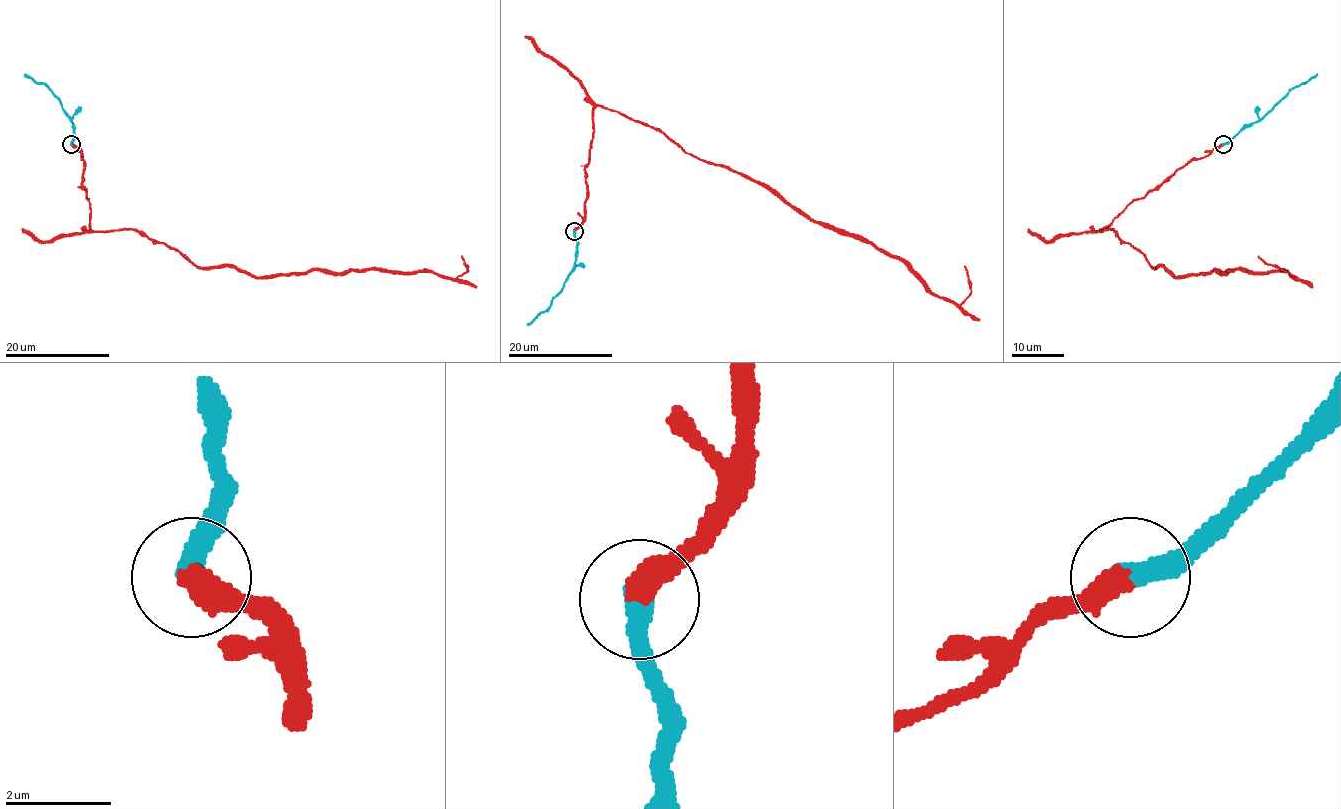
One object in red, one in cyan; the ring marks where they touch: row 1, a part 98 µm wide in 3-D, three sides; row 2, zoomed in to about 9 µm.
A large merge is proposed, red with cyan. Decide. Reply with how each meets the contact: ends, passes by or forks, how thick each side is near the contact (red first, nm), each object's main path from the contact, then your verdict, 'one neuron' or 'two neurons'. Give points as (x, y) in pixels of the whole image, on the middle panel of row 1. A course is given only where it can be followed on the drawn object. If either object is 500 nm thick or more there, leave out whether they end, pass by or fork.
red ends there; cyan ends there; 480 nm thick on the red side, 380 nm on the other; red runs (574, 231), (584, 214), (598, 105), (859, 234), (957, 303), (970, 292), (963, 265); cyan runs (574, 231), (577, 251), (574, 271), (546, 309), (527, 324); one neuron

